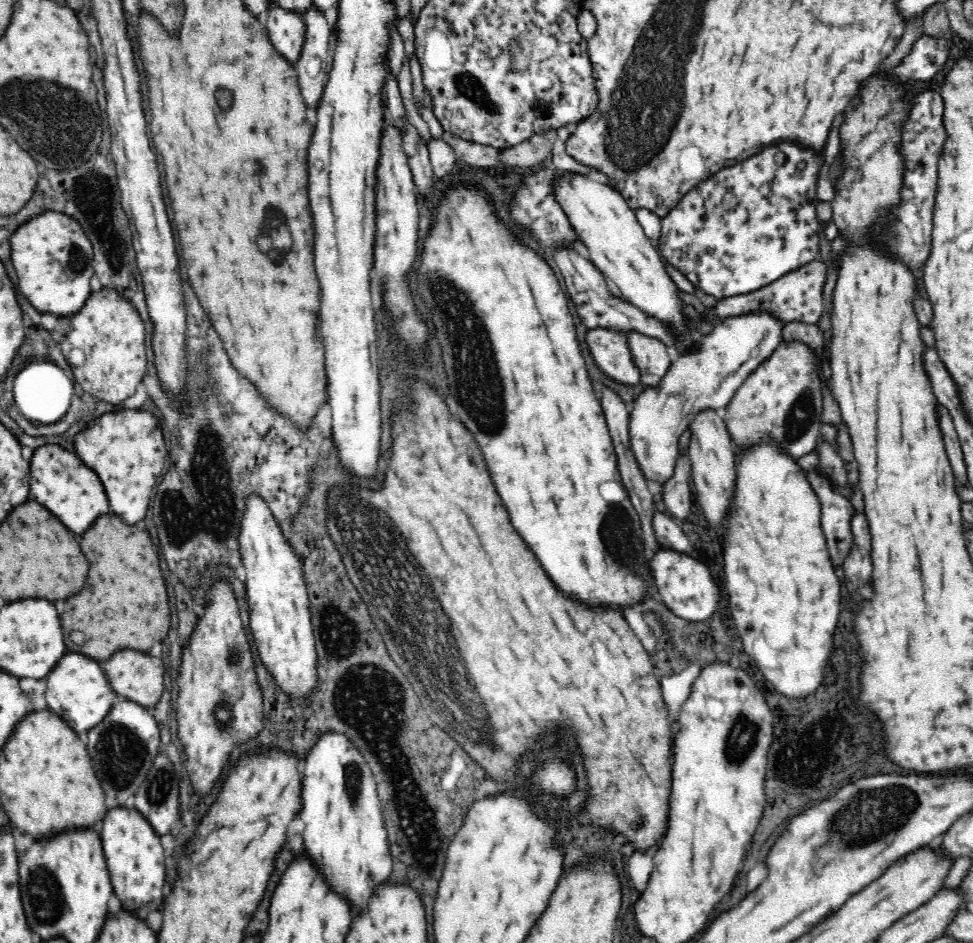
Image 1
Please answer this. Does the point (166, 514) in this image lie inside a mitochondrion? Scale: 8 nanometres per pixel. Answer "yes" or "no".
yes

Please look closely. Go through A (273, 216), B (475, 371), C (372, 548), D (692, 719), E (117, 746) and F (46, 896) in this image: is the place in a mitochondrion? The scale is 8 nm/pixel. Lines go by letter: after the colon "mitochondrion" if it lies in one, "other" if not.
A: mitochondrion
B: mitochondrion
C: mitochondrion
D: other
E: mitochondrion
F: mitochondrion

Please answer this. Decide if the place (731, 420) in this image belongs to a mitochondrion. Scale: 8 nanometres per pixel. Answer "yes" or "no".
no

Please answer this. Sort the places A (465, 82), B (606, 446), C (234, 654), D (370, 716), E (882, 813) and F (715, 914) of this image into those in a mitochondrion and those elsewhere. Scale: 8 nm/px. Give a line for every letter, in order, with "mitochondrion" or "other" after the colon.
A: mitochondrion
B: other
C: mitochondrion
D: mitochondrion
E: mitochondrion
F: other

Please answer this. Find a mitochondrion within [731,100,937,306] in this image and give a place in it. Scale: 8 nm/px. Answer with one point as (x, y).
(896, 236)

